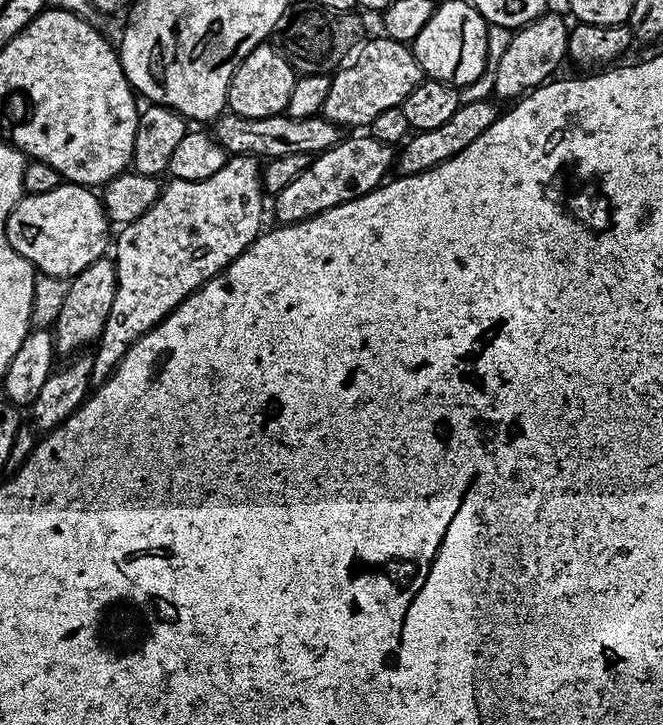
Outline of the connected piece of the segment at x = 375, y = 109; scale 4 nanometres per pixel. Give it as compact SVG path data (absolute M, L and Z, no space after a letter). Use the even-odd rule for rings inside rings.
M365 39L355 49L351 59L332 76L332 85L322 109L325 119L345 129L352 128L348 130L363 129L371 124L374 118L378 118L382 110L401 107L406 94L410 94L410 90L420 84L420 63L416 61L411 47L396 40L379 39Z

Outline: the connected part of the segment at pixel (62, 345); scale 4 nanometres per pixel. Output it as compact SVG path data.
M111 259L95 260L86 270L69 279L69 293L59 311L54 325L54 339L57 353L68 358L79 353L89 344L99 341L106 318L110 318L110 306L114 306L116 293L116 266Z

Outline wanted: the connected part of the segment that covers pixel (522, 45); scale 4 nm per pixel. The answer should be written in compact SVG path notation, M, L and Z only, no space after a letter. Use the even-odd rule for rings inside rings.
M548 10L537 20L531 20L529 24L512 32L510 46L506 46L502 58L498 58L494 65L494 93L501 101L515 101L557 75L556 67L565 63L568 54L570 28L564 25L564 19L561 13Z

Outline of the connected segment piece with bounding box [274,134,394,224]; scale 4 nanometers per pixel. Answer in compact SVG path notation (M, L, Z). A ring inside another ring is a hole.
M352 134L341 138L330 150L312 157L310 166L286 186L274 198L277 221L280 224L297 224L299 220L308 220L320 212L330 210L339 204L350 202L355 196L365 196L385 183L388 171L394 168L393 145L378 142L367 134Z

